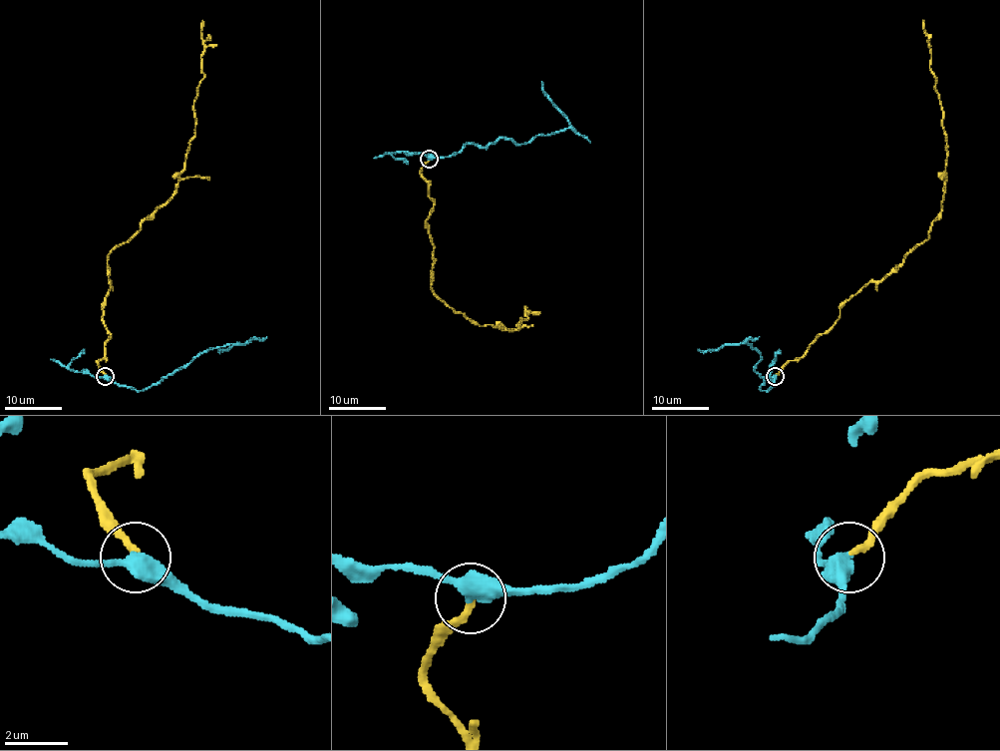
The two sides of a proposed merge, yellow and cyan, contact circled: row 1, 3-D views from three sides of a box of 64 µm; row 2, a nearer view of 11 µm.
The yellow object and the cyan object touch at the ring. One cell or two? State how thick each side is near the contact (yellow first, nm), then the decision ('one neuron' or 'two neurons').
calibres 200 and 440 nm; two neurons

